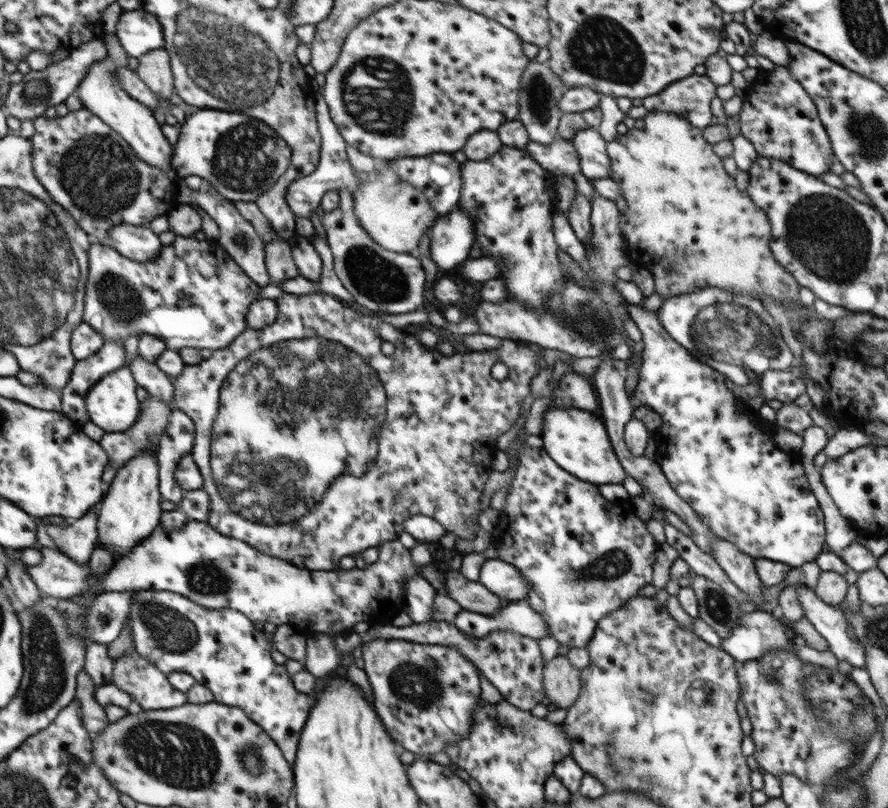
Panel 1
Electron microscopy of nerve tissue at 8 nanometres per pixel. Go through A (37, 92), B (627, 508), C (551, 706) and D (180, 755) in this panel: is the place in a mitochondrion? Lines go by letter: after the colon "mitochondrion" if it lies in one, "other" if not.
A: mitochondrion
B: other
C: other
D: mitochondrion

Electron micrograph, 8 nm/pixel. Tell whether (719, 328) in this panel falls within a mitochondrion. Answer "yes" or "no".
yes

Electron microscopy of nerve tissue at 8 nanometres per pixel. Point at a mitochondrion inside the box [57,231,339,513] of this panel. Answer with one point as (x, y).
(120, 299)

